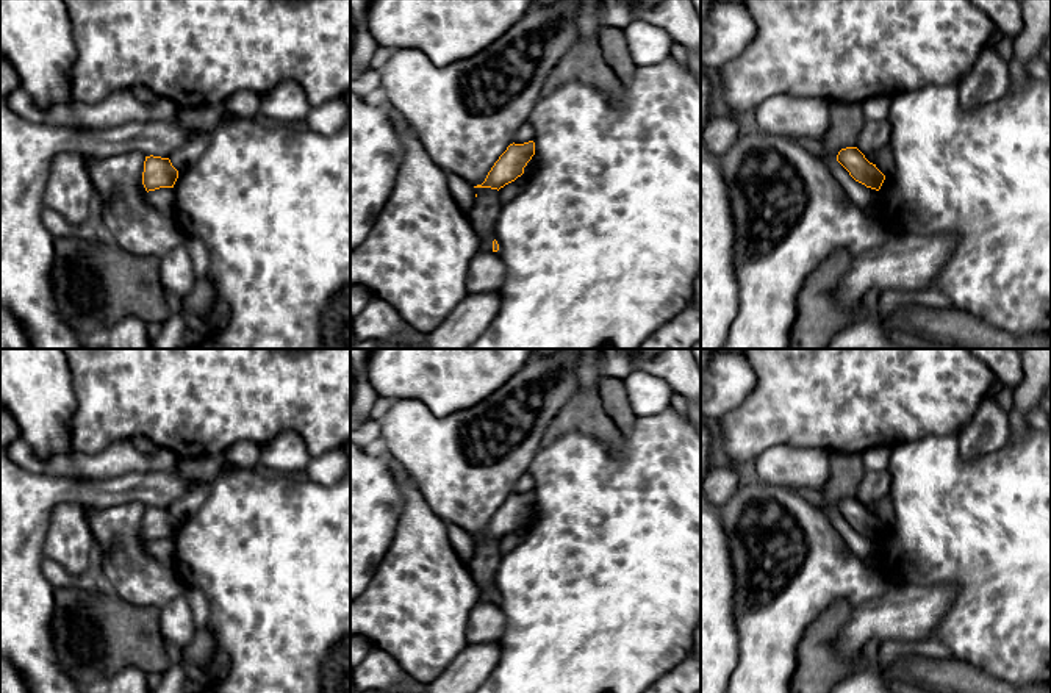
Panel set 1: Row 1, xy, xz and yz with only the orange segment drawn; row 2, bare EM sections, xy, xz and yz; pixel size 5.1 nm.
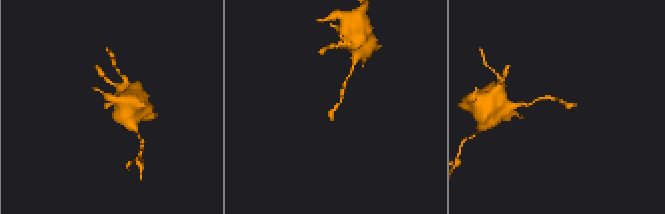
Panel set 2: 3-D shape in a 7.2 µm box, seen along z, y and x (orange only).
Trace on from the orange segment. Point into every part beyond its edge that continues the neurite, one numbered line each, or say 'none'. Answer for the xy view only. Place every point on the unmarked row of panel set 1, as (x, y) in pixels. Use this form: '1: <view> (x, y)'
none

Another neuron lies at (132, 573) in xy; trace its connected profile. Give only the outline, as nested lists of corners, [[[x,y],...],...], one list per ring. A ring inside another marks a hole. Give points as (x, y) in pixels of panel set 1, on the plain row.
[[[120,504],[108,508],[86,507],[94,541],[105,551],[105,588],[138,607],[163,609],[185,596],[186,587],[172,566],[147,552],[142,535],[145,505]]]

